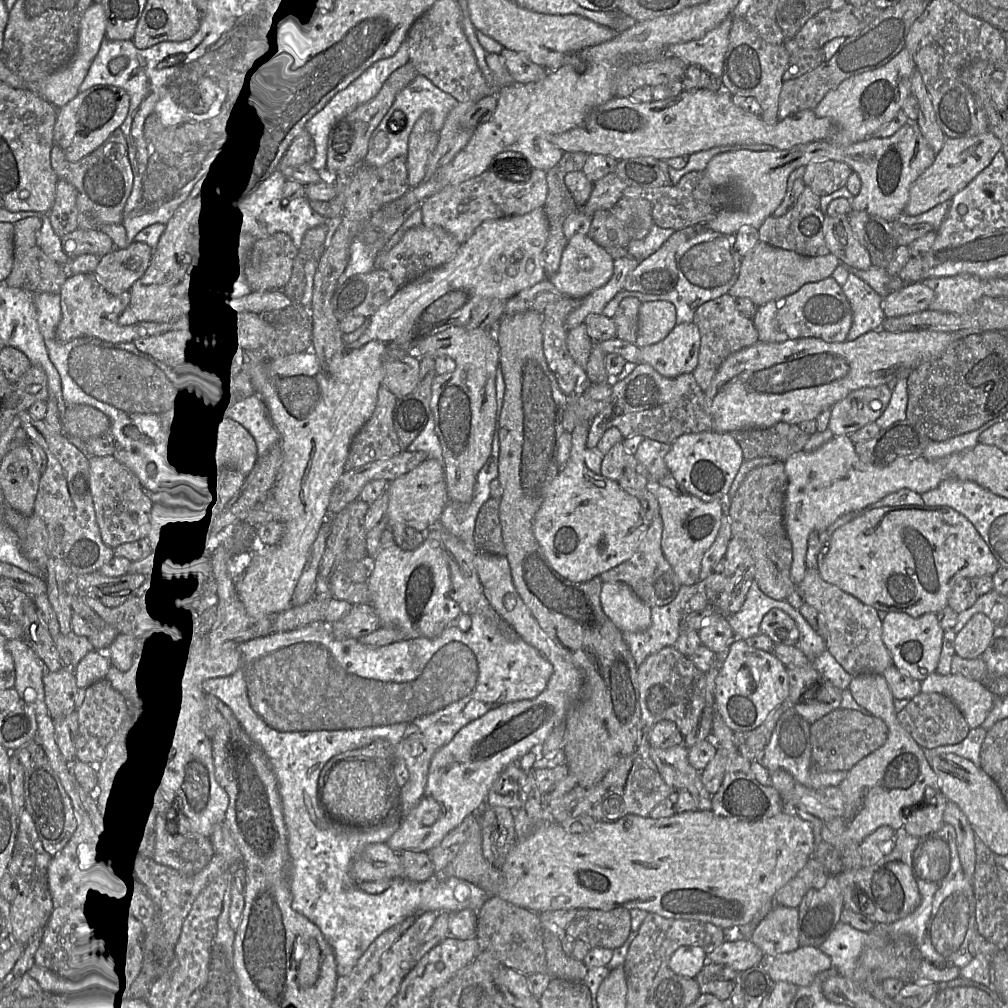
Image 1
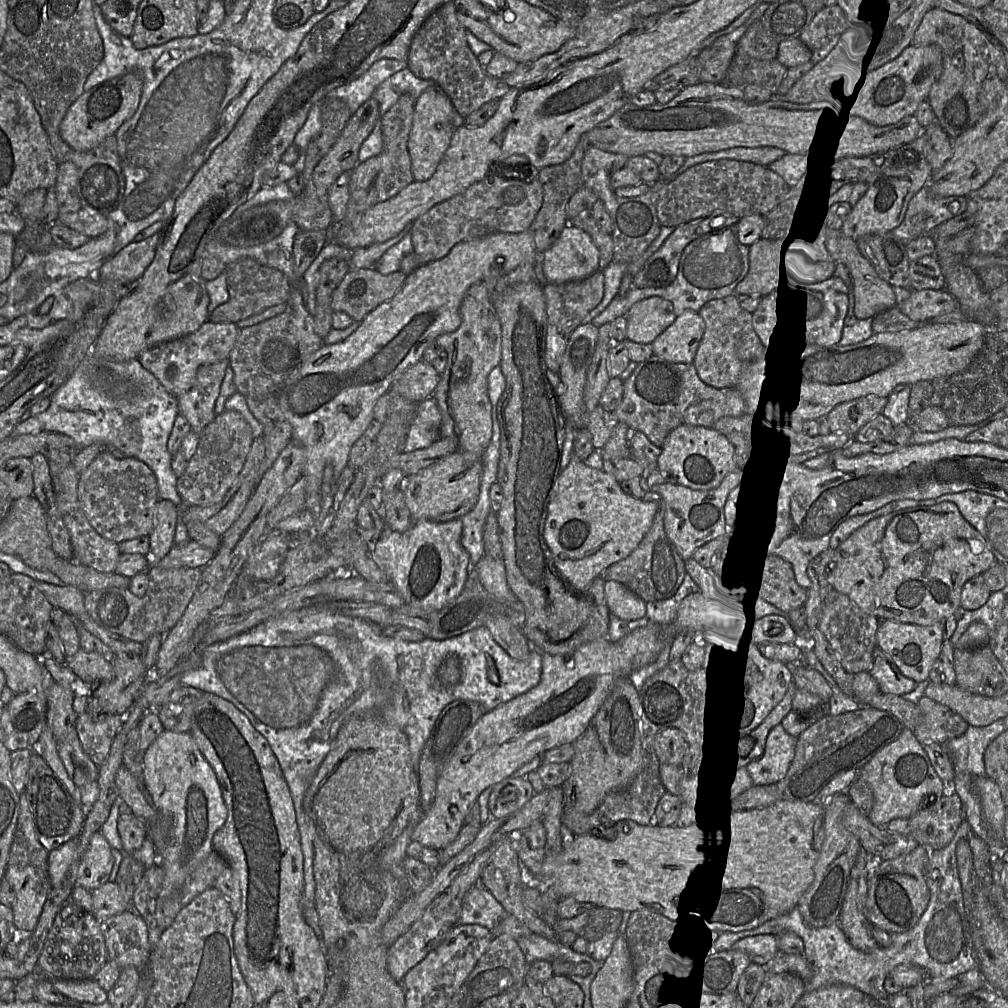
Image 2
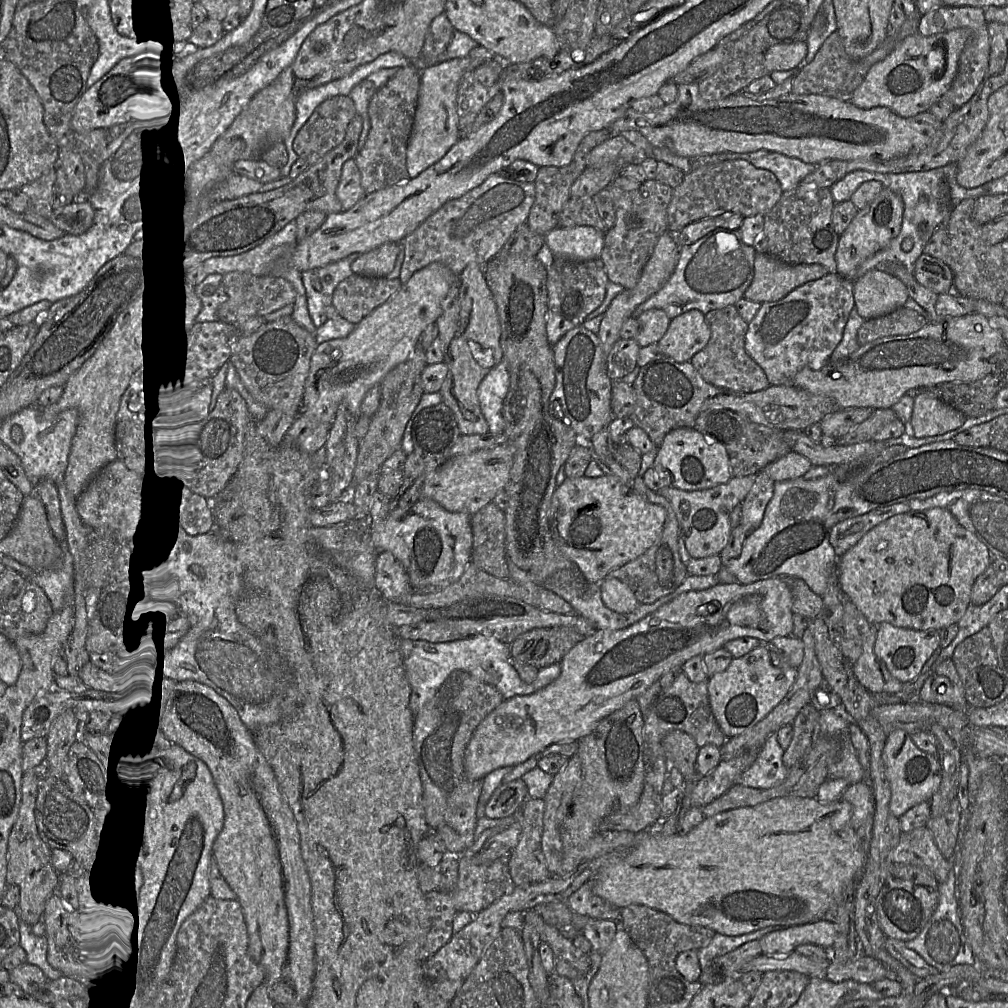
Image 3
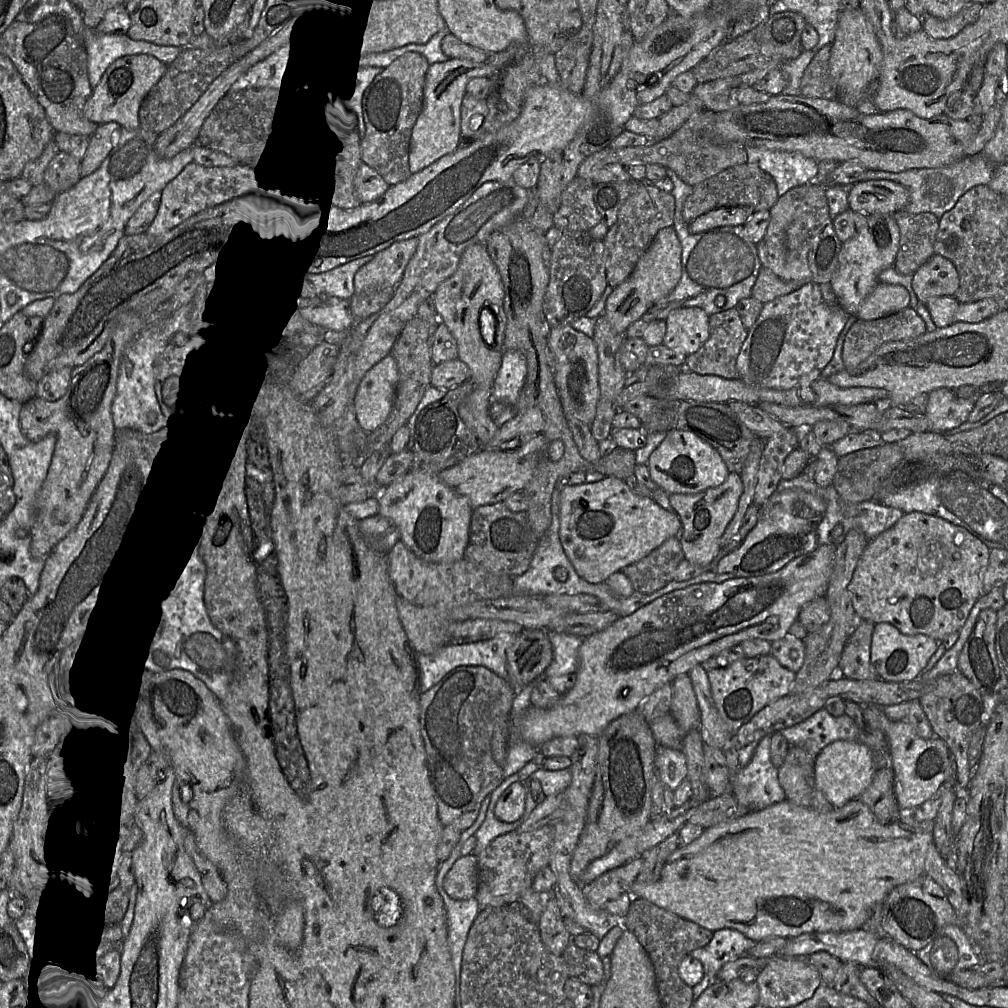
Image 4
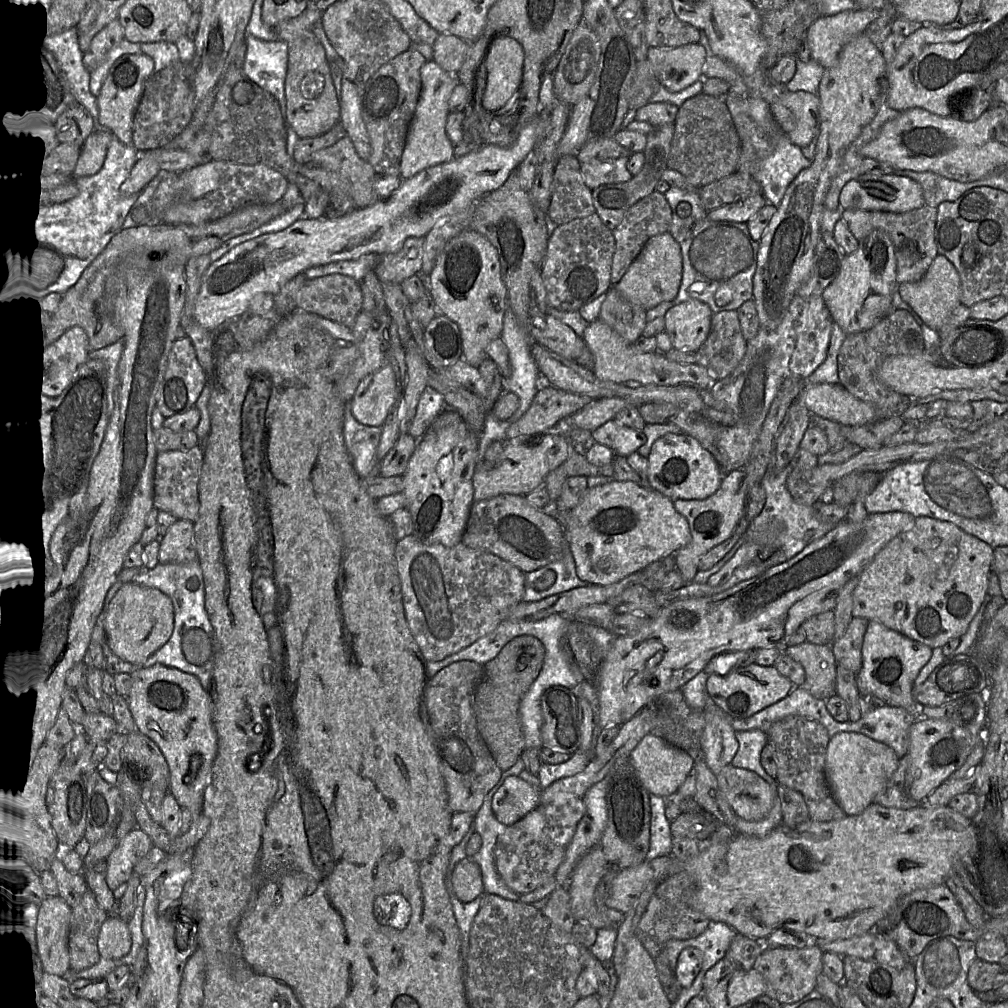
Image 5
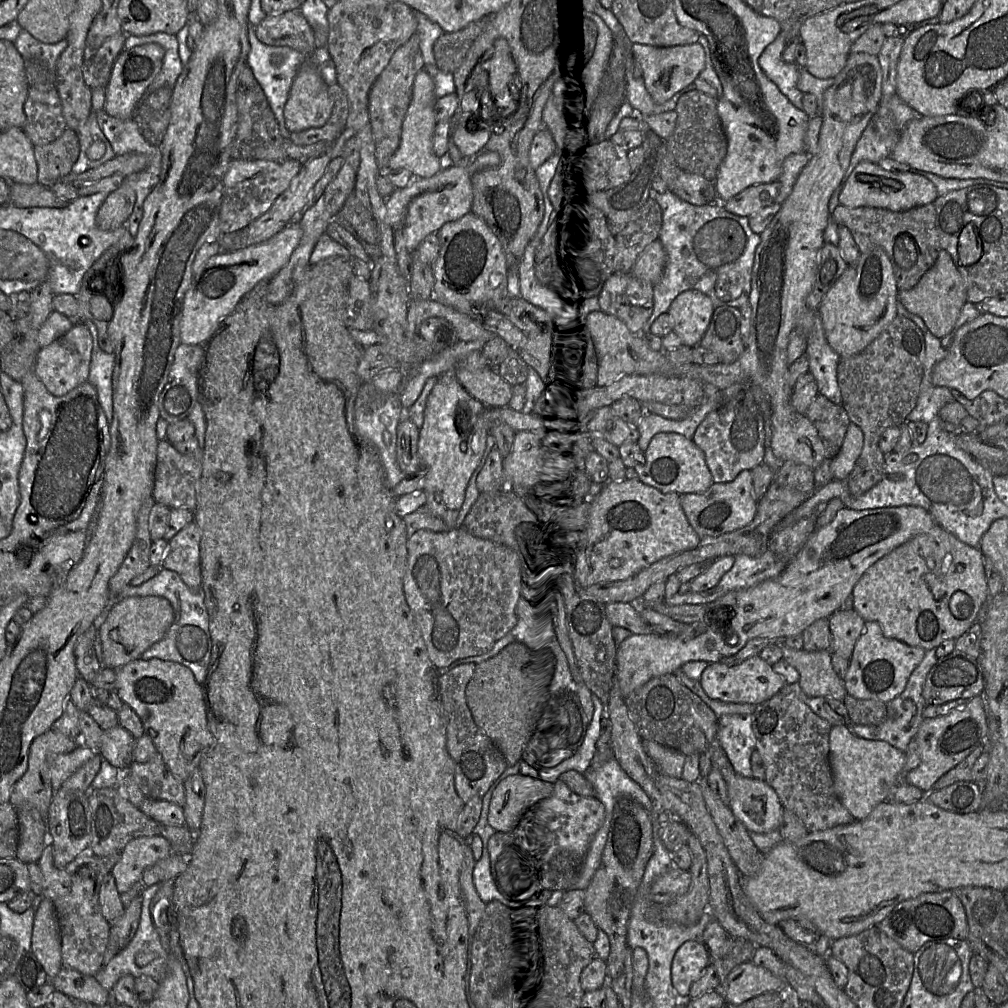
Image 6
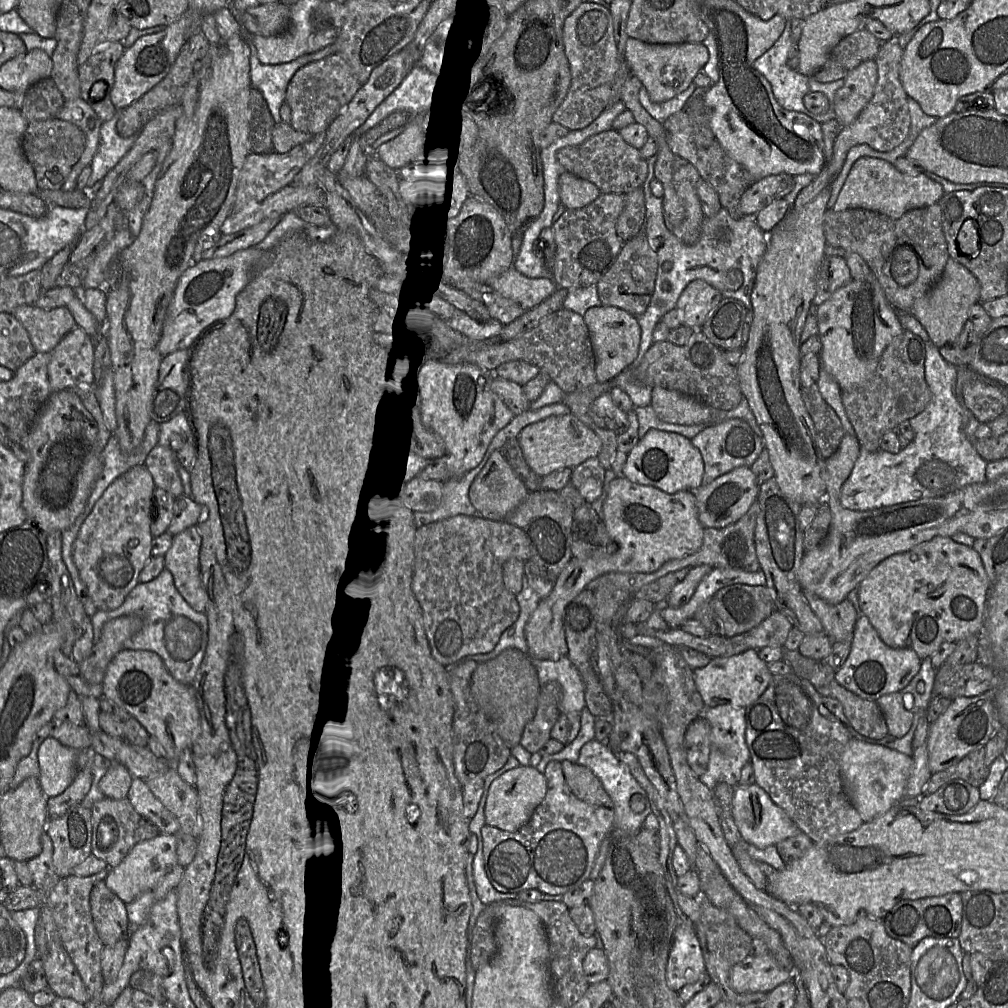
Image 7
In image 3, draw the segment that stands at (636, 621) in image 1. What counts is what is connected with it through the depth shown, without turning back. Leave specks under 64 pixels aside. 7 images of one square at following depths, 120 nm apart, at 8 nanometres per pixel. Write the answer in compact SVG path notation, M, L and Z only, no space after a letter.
M605 578L600 582L599 587L602 601L615 612L630 613L639 604L629 585L617 578Z

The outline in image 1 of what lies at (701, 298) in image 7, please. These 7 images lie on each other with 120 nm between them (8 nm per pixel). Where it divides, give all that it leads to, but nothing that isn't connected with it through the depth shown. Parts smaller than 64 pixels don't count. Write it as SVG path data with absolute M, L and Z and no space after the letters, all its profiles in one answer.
M693 322L682 323L676 325L663 340L641 348L640 361L665 377L674 378L694 371L699 349L698 327Z

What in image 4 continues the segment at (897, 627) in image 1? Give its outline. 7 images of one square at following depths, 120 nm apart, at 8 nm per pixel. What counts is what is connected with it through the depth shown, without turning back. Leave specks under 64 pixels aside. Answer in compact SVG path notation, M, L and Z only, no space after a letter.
M887 622L875 624L872 633L870 660L876 678L886 682L909 682L920 679L922 670L937 650L939 642L924 634L903 634Z

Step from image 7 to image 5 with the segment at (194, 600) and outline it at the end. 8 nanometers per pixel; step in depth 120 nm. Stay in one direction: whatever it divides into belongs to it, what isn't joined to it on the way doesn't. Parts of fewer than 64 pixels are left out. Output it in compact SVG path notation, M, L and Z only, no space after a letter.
M176 520L166 534L158 539L159 562L163 564L188 563L197 559L194 543L194 524L187 520Z

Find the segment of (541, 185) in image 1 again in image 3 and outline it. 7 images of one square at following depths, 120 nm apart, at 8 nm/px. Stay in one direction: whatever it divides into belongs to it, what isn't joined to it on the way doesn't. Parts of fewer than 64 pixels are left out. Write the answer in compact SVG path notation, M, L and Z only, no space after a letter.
M495 173L462 197L449 201L403 240L402 285L414 273L435 262L447 266L457 278L469 264L484 267L517 228L527 222L535 197L534 182L521 182Z

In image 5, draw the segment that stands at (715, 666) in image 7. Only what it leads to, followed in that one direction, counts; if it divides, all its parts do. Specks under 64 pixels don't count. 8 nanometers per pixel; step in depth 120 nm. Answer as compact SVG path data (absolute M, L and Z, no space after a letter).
M752 663L748 666L731 670L726 674L713 672L706 681L707 693L719 708L730 718L746 719L764 708L785 698L795 686L780 674L774 665L762 666Z

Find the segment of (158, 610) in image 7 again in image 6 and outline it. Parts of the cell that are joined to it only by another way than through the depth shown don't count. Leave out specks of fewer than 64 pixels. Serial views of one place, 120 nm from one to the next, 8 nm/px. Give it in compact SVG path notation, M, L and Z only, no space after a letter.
M161 568L157 575L145 583L137 586L129 585L118 595L113 595L106 606L113 607L124 599L134 596L164 597L171 603L174 610L174 621L165 636L147 649L141 658L144 660L158 658L184 665L192 671L196 681L202 684L207 675L212 653L209 615L204 603L203 590L191 590L177 572Z

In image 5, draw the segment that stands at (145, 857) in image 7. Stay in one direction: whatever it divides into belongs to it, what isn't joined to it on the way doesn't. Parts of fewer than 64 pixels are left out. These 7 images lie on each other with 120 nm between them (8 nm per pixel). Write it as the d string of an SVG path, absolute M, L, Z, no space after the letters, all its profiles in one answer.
M139 828L132 829L106 860L106 881L113 891L134 874L134 867L153 847L148 834Z

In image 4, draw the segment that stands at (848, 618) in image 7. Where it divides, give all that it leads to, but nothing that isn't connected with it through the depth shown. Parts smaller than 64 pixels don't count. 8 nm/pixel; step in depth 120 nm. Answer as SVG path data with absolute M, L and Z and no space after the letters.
M859 621L855 625L841 653L838 675L852 680L876 679L870 660L874 625L870 621Z

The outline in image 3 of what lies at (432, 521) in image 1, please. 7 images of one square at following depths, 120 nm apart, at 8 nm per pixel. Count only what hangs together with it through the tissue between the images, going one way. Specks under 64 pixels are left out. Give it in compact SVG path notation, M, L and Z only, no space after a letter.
M504 443L493 449L485 449L458 455L447 460L424 482L420 498L428 498L449 512L476 514L490 504L500 491L504 491L513 465L514 447Z

